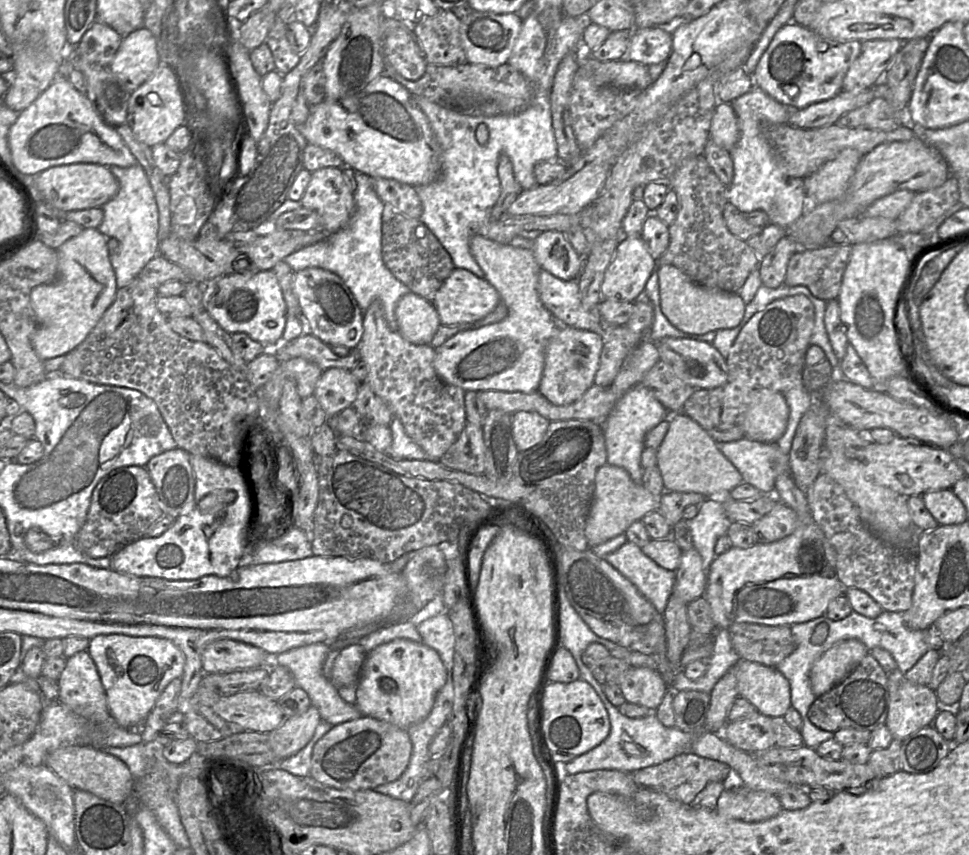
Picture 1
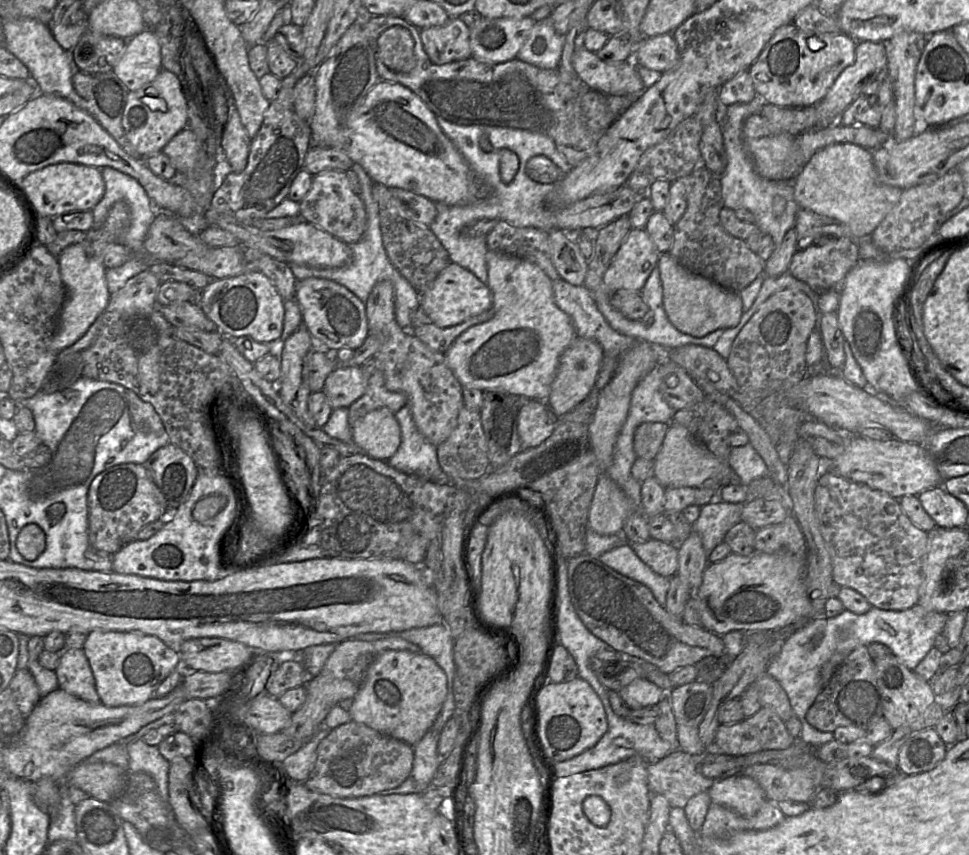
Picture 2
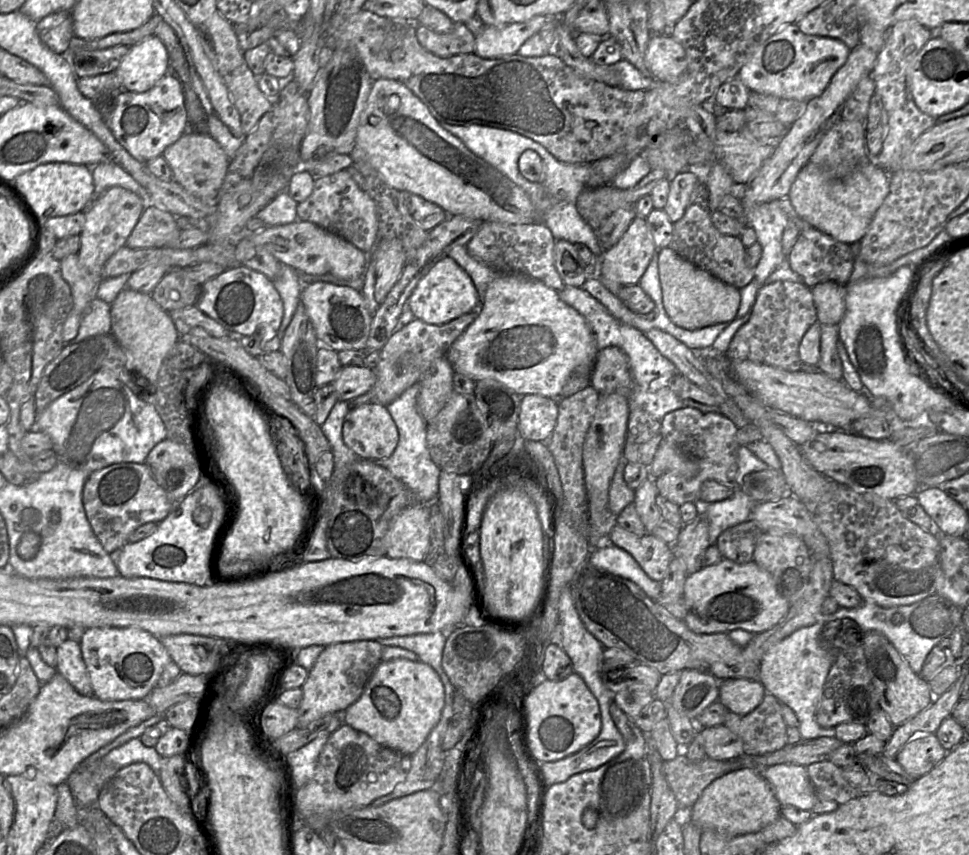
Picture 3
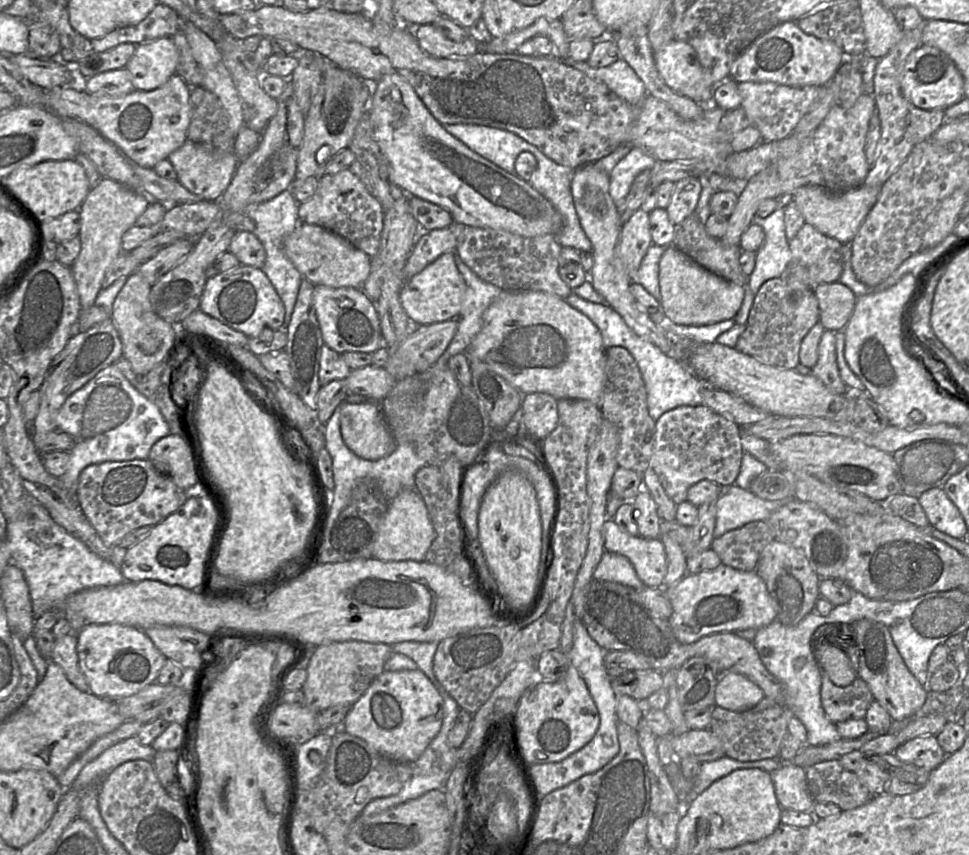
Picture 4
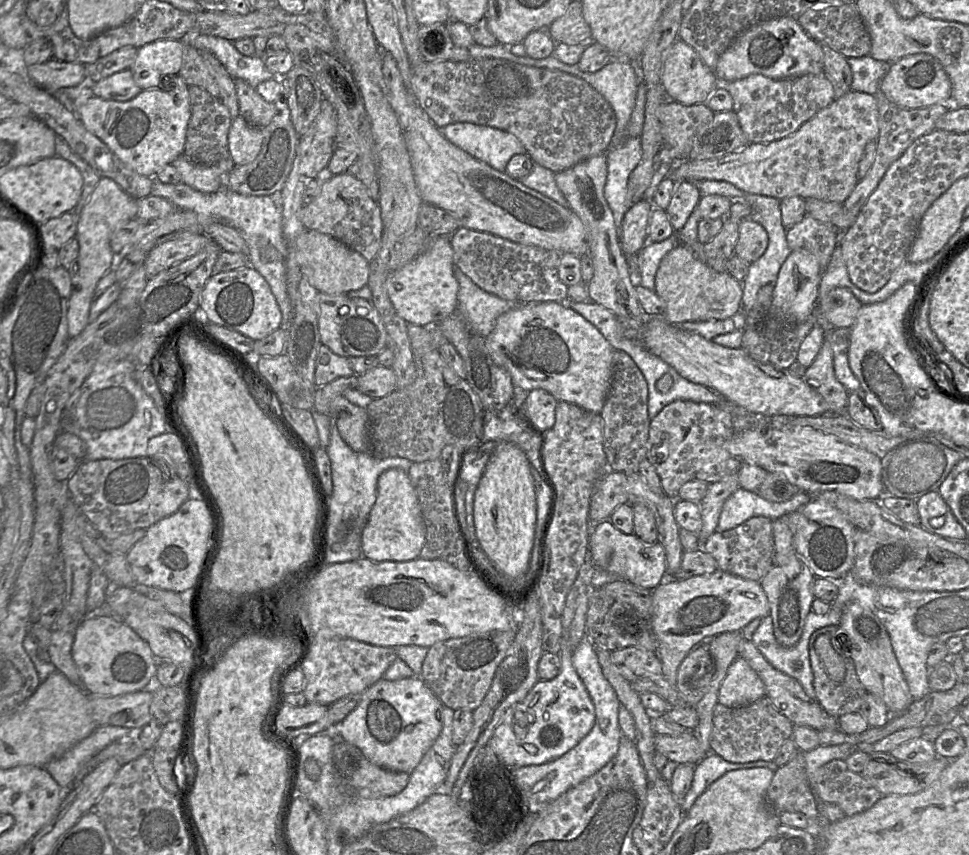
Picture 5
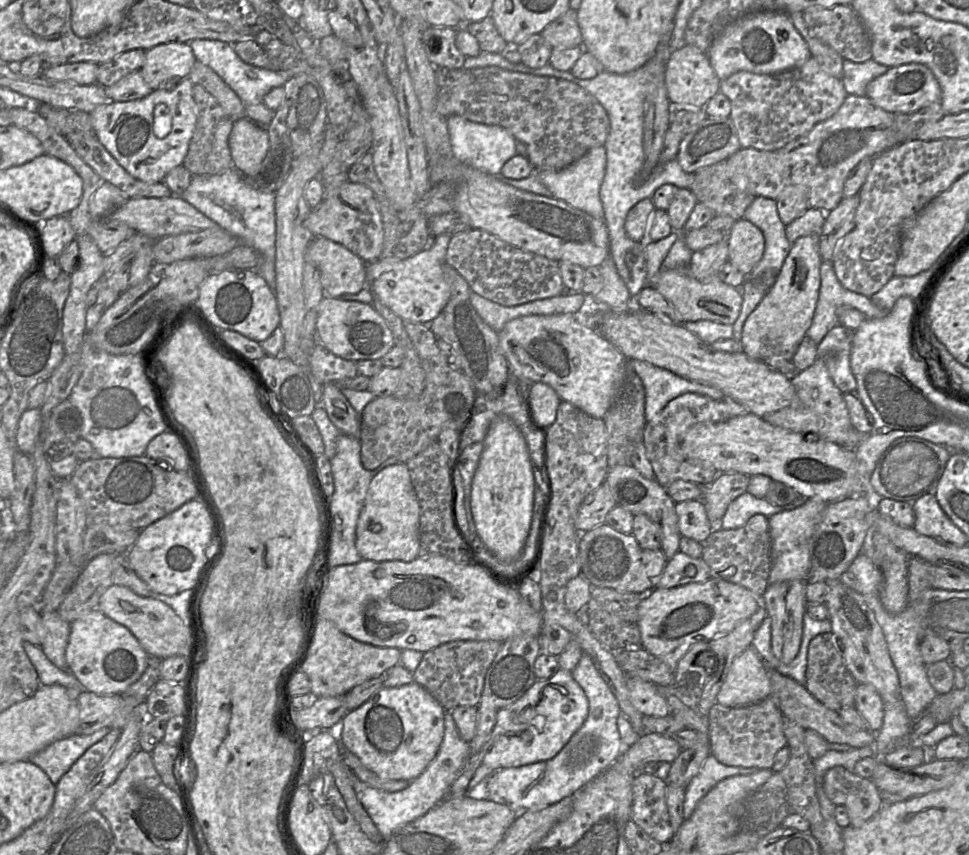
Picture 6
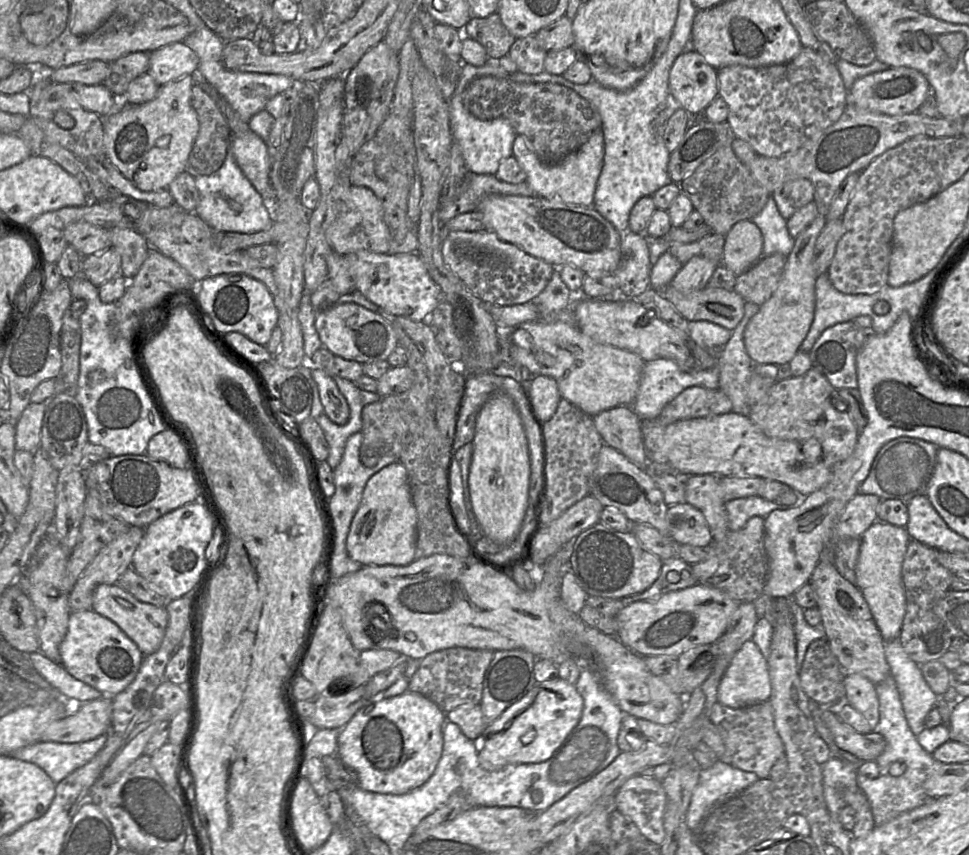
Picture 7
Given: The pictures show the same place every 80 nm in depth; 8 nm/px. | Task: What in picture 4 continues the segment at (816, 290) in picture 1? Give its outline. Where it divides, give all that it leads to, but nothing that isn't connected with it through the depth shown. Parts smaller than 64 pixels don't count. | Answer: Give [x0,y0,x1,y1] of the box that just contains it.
[789,223,843,287]

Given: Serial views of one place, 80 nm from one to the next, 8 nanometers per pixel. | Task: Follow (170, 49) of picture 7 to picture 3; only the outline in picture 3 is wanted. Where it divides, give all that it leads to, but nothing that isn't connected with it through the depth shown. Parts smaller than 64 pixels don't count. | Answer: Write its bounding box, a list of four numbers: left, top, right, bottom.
[114,36,169,92]

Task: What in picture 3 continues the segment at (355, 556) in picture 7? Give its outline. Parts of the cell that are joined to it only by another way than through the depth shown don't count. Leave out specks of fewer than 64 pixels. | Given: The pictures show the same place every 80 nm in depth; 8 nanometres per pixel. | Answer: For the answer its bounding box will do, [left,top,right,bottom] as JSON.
[384,503,430,562]

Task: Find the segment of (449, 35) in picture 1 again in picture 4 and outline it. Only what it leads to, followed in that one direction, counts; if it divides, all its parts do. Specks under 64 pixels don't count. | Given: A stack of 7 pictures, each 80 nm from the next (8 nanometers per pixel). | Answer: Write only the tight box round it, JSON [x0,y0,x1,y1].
[414,23,479,58]

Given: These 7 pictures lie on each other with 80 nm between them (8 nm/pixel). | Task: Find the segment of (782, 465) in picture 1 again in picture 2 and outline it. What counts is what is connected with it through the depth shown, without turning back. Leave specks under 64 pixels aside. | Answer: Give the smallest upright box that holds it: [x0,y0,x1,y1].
[729,443,770,486]

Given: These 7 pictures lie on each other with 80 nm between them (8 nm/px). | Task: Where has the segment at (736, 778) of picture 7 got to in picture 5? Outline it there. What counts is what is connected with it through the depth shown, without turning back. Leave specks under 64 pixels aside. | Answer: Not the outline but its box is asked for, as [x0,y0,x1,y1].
[681,753,778,814]

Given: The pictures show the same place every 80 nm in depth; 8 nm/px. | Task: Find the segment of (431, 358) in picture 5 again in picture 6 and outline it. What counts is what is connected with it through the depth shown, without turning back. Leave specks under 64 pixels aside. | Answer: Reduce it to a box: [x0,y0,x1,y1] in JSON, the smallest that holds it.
[361,321,476,470]

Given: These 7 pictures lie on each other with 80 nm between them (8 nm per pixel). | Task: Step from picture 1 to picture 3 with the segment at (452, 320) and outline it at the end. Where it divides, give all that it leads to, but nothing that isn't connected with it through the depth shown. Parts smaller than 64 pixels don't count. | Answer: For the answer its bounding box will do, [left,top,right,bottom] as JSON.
[407,255,479,325]

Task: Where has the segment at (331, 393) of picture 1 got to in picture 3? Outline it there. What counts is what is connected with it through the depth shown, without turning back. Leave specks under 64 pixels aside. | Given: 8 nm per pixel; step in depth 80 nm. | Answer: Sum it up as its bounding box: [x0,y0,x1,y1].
[332,366,376,401]

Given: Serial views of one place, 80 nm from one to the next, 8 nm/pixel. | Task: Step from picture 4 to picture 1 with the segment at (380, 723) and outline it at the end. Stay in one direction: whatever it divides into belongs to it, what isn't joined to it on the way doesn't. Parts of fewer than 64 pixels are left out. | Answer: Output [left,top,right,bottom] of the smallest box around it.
[356,639,447,729]

